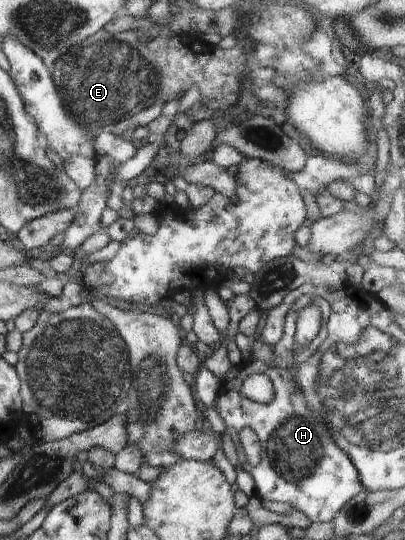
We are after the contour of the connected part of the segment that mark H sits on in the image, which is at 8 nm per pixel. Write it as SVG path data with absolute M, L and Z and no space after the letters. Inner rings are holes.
M306 292L292 304L292 310L288 311L286 320L288 322L294 320L299 310L310 304L316 304L322 315L322 326L314 340L306 348L294 348L294 356L292 356L292 328L288 324L288 332L284 328L280 342L274 346L274 360L271 363L267 364L259 359L243 362L238 367L238 374L232 380L222 381L222 387L216 399L216 412L220 414L225 432L231 435L230 438L239 452L241 448L238 432L242 428L252 428L260 440L262 447L260 464L252 466L241 453L234 461L239 469L248 472L254 479L255 495L270 502L288 502L316 524L333 520L344 504L360 494L364 488L350 457L332 442L330 430L322 422L322 415L314 416L308 409L306 398L296 396L304 395L300 384L296 382L296 368L298 364L310 360L310 356L327 339L327 319L332 312L332 305L328 304L326 299ZM284 348L286 348L287 358L284 356ZM288 362L294 362L296 368L288 366ZM254 373L266 374L270 378L275 390L275 399L272 402L259 403L242 395L242 382Z

